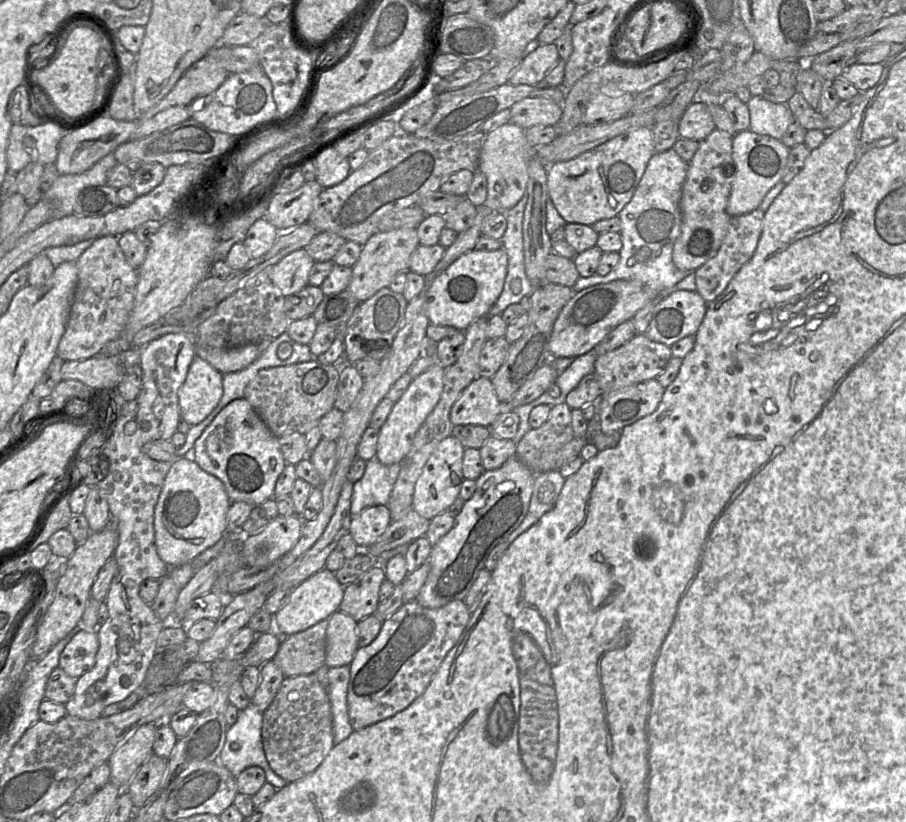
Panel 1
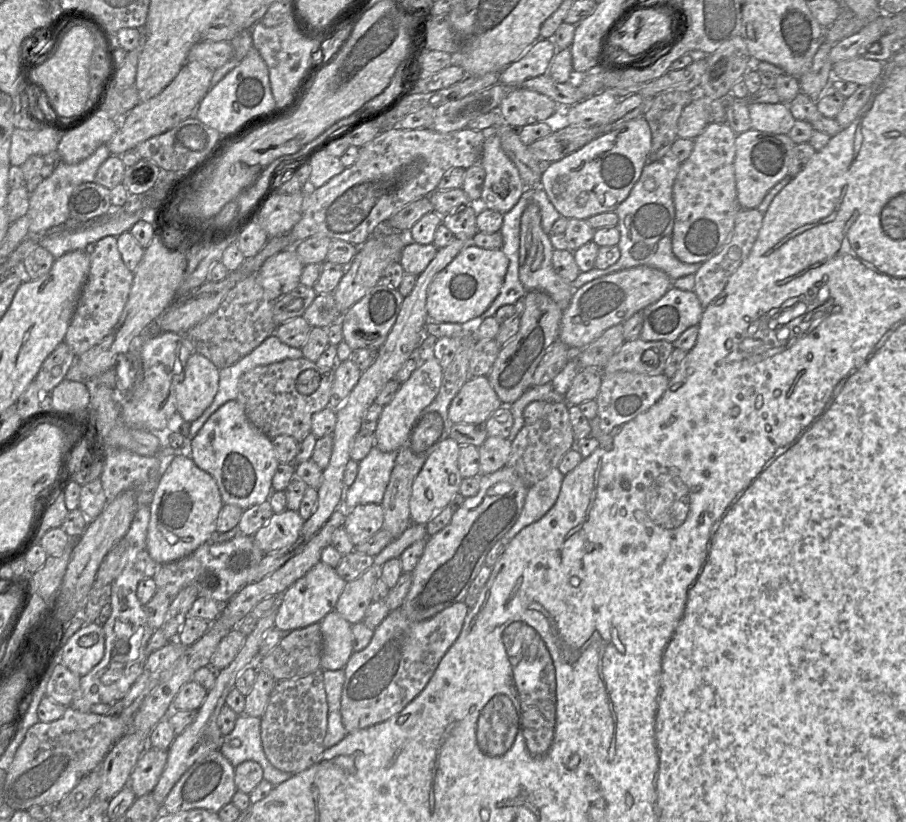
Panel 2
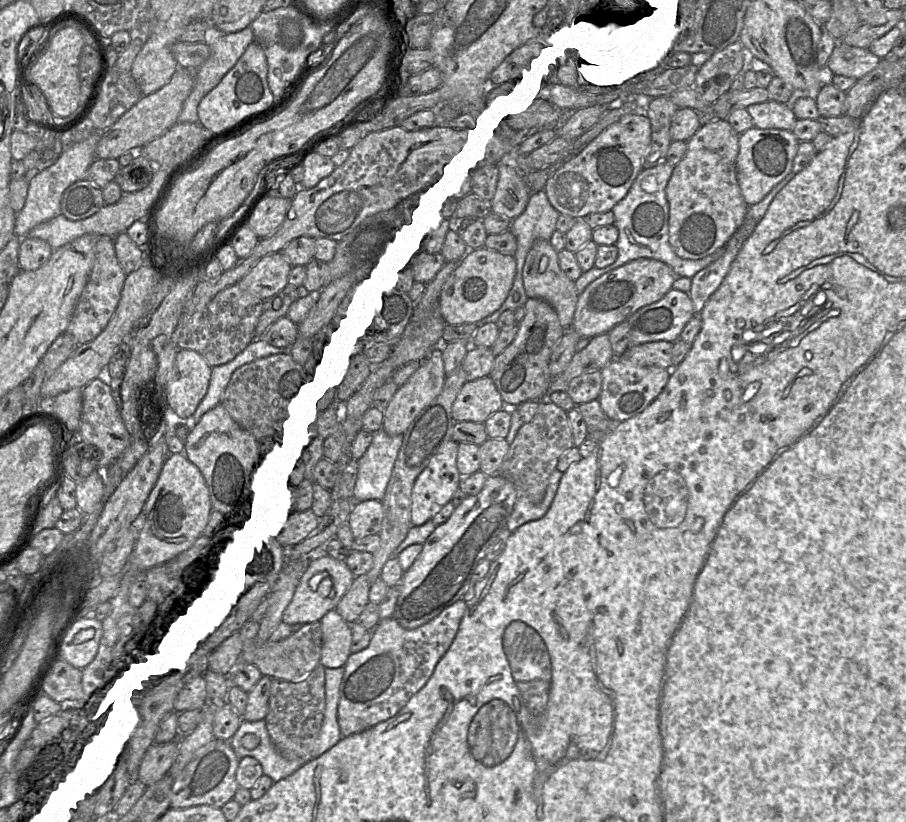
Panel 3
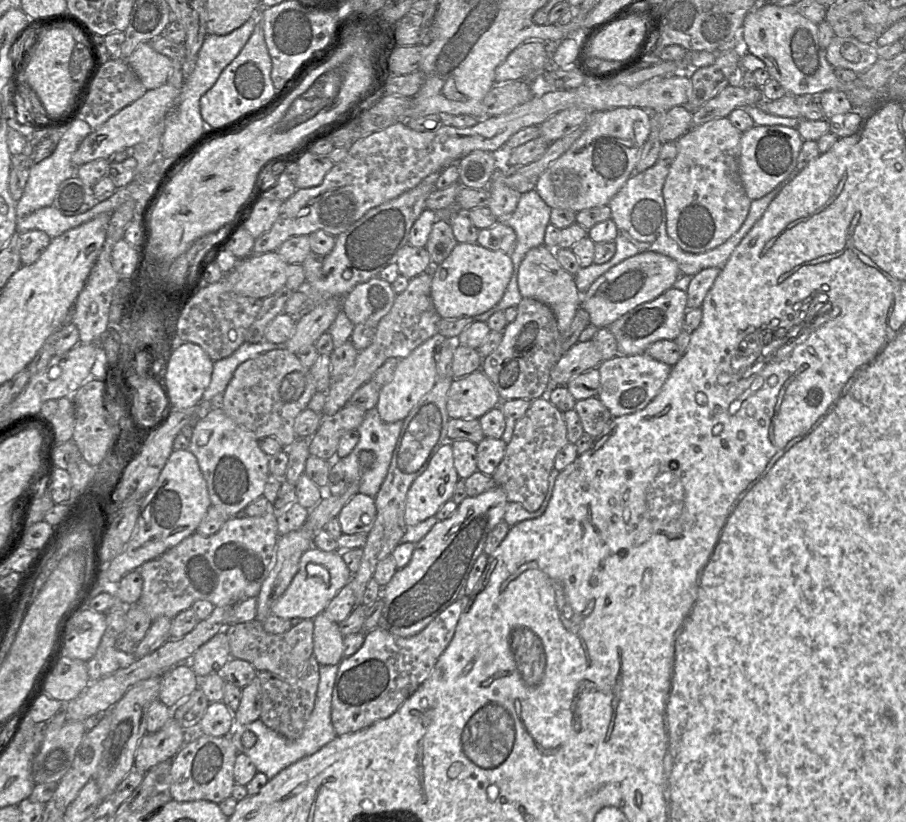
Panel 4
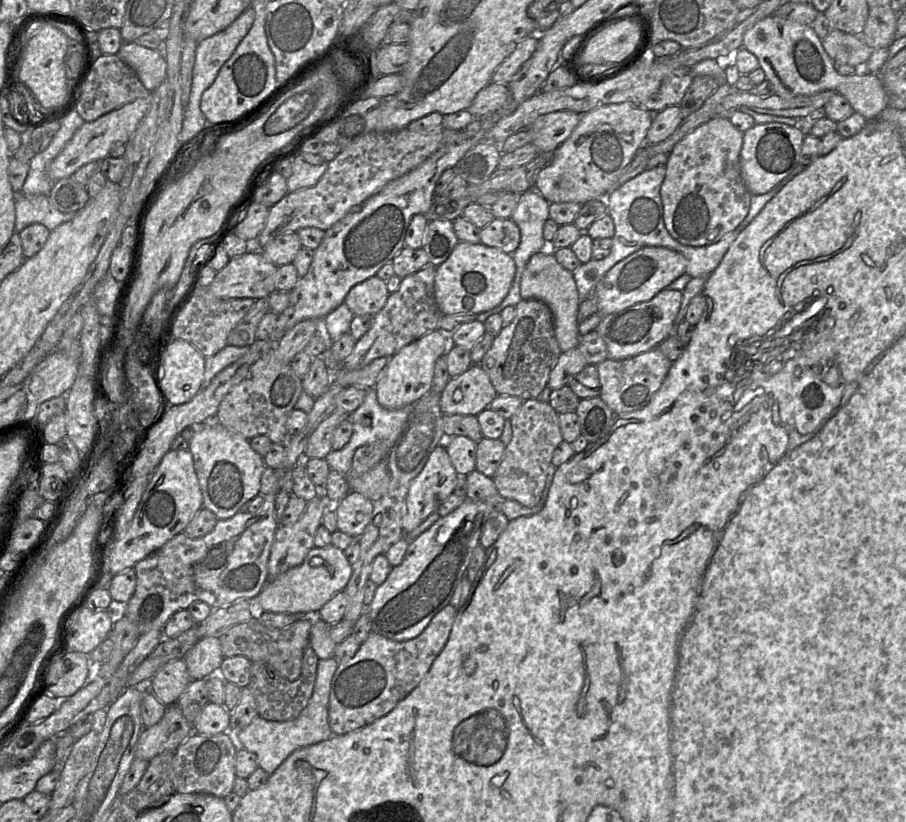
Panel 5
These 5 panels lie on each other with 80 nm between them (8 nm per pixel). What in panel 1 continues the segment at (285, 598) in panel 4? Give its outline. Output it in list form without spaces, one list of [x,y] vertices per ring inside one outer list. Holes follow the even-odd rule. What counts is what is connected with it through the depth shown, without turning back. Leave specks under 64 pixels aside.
[[[324,568],[292,590],[288,603],[274,615],[274,626],[286,635],[303,631],[324,619],[328,619],[334,612],[338,611],[343,595],[344,586],[339,583],[335,573]]]

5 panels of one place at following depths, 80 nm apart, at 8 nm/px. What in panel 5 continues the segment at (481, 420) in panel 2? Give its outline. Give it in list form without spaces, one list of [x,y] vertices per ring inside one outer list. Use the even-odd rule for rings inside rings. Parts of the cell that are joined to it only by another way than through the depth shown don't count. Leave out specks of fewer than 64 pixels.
[[[479,364],[451,378],[440,394],[440,408],[448,415],[475,415],[485,410],[497,396],[489,376]]]

